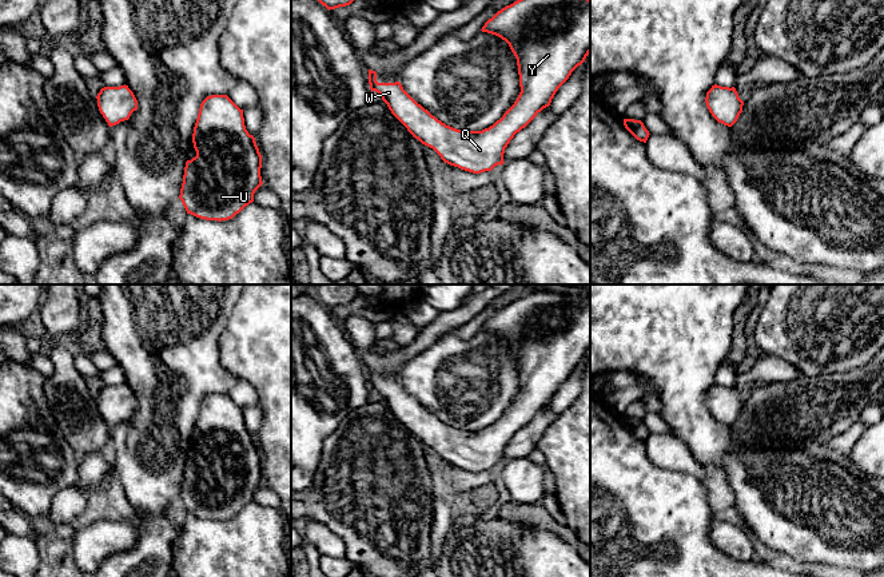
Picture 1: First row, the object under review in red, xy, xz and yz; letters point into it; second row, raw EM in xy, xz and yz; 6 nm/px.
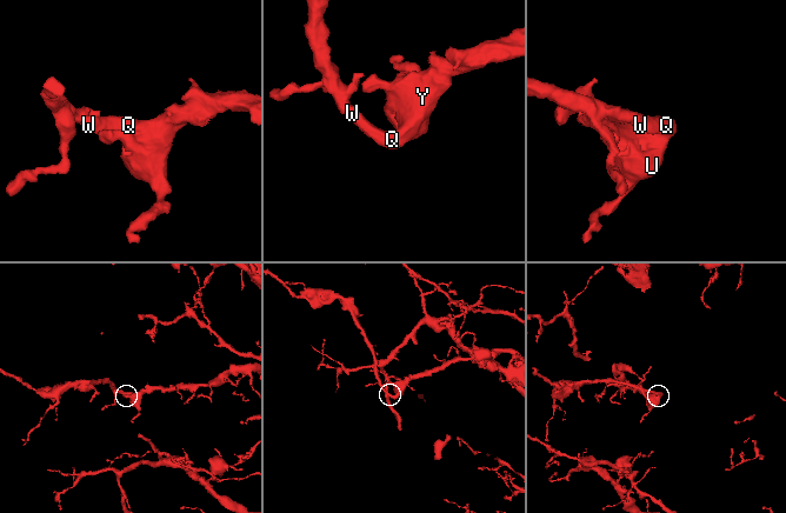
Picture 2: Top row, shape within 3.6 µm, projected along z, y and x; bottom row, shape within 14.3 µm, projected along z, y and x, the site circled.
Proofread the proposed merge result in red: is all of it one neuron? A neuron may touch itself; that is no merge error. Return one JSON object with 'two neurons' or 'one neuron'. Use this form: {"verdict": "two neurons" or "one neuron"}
{"verdict": "one neuron"}

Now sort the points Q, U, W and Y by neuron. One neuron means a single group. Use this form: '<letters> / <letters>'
Q U W Y

